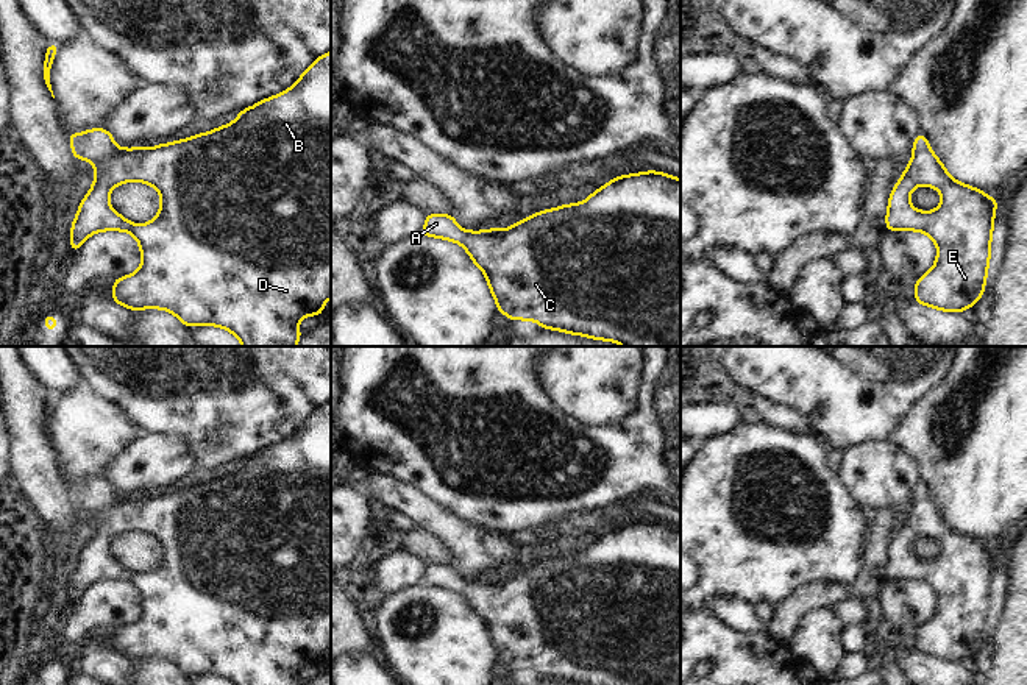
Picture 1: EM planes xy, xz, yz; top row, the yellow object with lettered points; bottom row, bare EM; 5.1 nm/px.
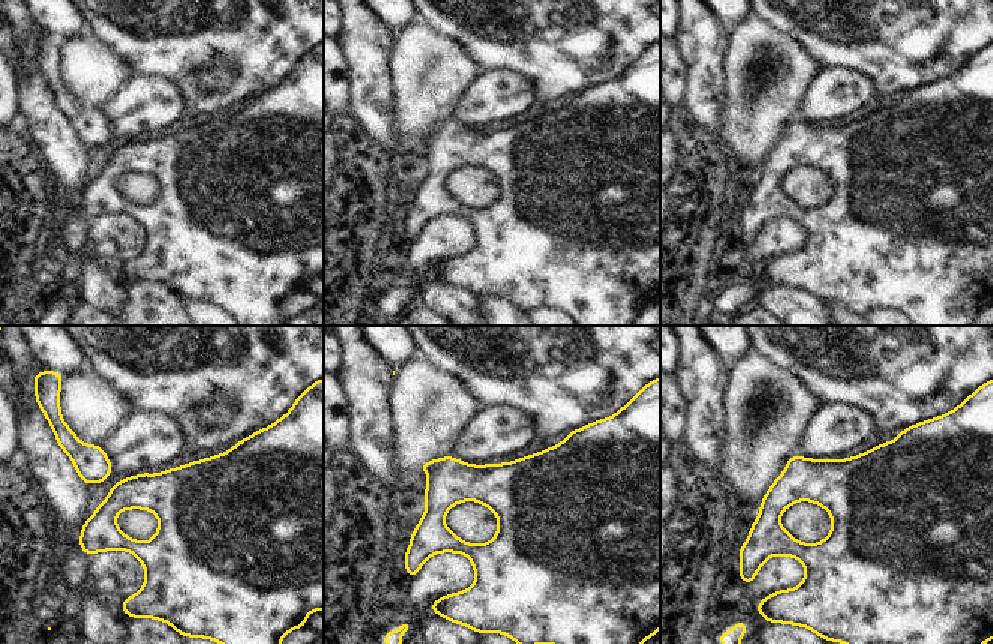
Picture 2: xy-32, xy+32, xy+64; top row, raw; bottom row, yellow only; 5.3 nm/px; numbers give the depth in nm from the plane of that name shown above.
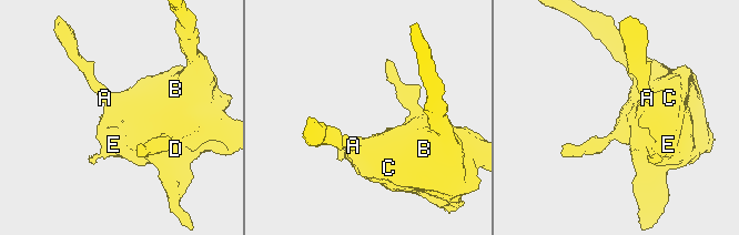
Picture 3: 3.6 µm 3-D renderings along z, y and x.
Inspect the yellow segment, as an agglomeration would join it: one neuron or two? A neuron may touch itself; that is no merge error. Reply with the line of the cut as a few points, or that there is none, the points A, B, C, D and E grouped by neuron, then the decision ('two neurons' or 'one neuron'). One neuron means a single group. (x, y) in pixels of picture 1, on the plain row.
no cut; A B C D E; one neuron

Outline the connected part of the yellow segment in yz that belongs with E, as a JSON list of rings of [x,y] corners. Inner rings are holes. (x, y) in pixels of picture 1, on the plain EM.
[[[919,482],[913,490],[913,507],[888,548],[885,574],[888,580],[921,580],[938,598],[938,605],[930,621],[916,629],[915,649],[943,662],[963,662],[972,657],[985,643],[985,630],[991,604],[991,584],[997,548],[955,531],[943,512],[930,499],[927,487]],[[918,535],[938,538],[941,554],[935,560],[916,560],[910,554],[910,543]]]

